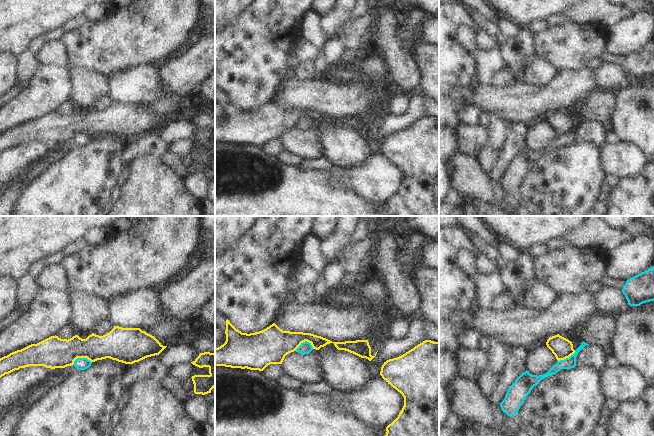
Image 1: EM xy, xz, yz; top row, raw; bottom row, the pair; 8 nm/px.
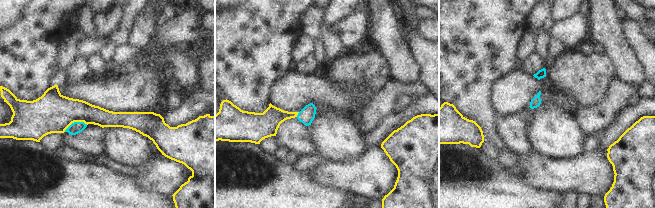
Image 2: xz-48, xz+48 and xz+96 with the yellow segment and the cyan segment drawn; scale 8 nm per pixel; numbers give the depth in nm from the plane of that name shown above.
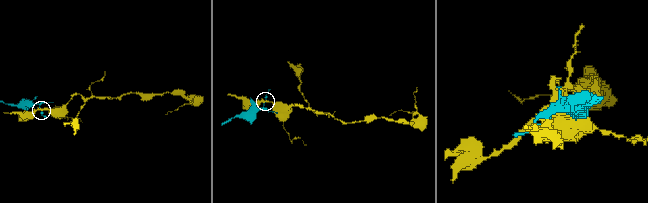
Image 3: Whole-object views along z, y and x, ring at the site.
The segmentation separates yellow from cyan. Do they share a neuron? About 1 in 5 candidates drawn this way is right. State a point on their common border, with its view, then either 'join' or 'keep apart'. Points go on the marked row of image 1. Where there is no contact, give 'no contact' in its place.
contact xz (304, 341); keep apart

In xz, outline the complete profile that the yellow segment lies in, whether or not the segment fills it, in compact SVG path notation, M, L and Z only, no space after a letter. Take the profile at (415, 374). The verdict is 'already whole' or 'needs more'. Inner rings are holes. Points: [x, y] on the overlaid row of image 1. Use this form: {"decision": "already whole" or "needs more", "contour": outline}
{"decision": "already whole", "contour": "M425 340L405 354L387 360L380 375L404 397L404 406L398 417L386 427L385 436L439 436L439 342Z"}

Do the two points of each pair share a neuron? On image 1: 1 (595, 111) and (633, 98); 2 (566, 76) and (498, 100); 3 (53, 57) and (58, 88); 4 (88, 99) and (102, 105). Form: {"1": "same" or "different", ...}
{"1": "different", "2": "same", "3": "different", "4": "different"}

